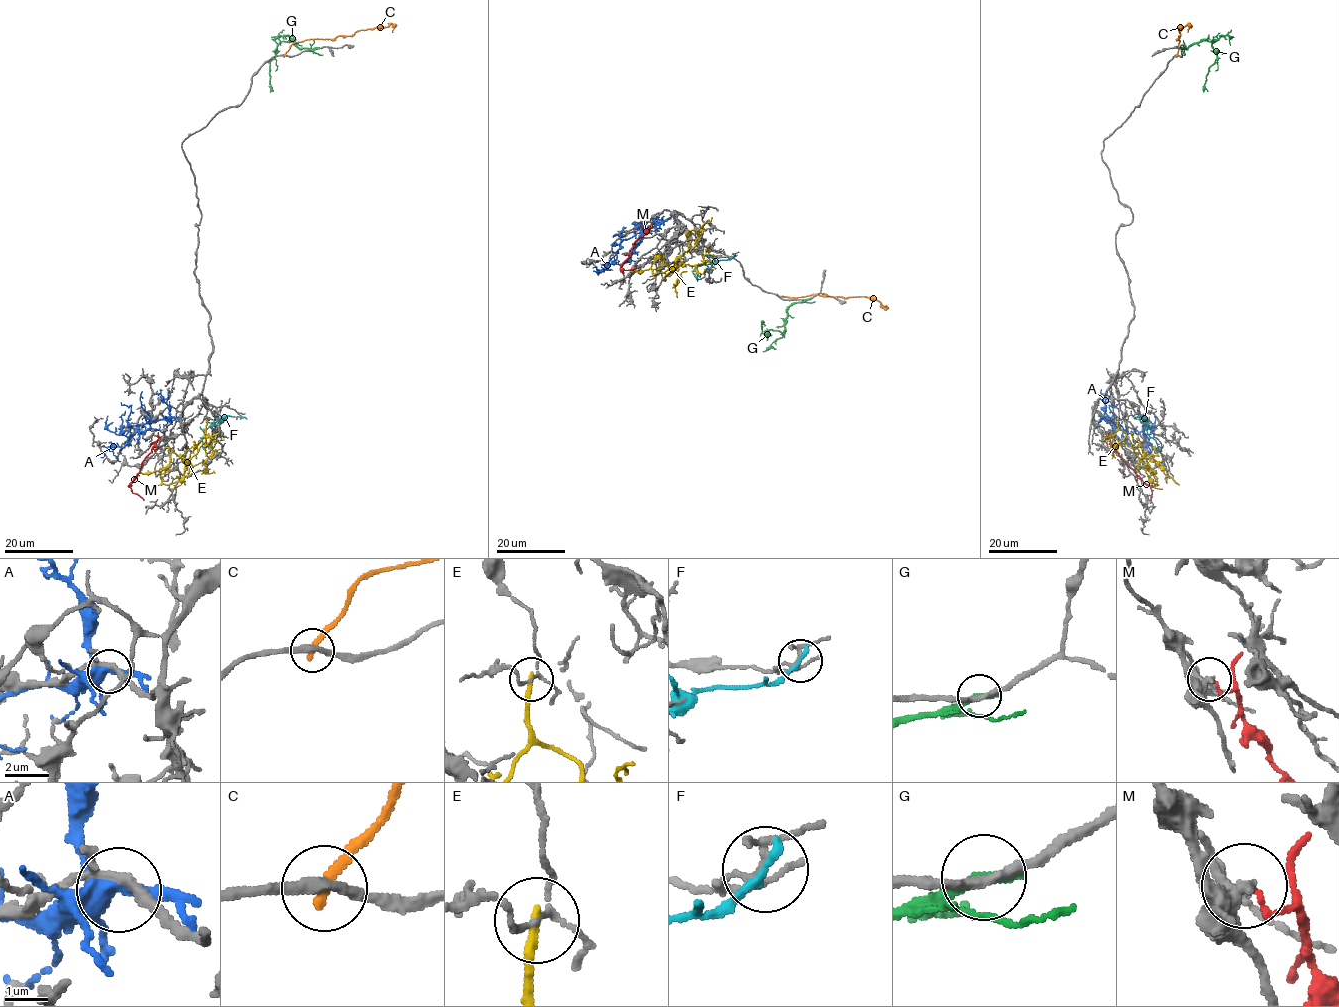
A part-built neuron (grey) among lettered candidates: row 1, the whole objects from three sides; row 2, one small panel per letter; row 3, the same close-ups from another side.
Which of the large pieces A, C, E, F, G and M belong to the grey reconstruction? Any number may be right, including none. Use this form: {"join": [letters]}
{"join": []}

